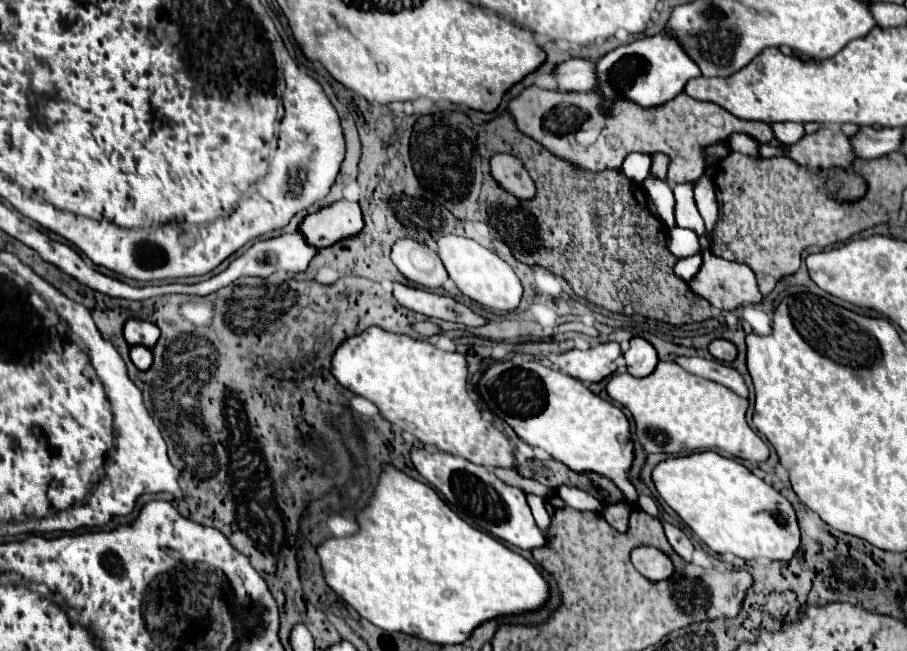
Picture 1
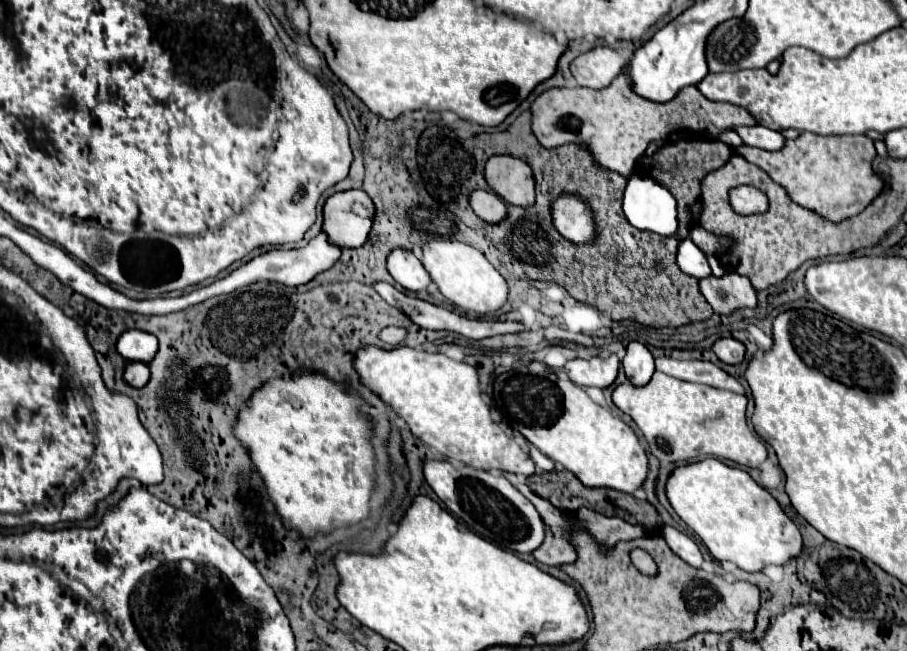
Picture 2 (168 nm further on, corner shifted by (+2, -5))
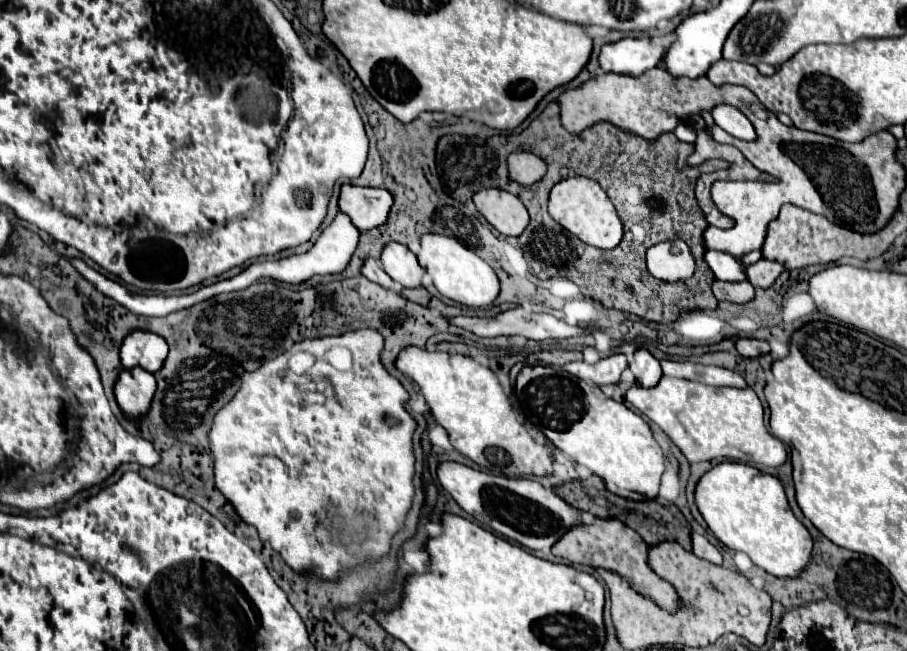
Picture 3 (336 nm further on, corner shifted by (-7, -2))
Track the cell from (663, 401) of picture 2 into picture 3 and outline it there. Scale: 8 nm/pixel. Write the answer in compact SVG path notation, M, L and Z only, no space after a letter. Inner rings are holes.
M662 377L652 389L630 387L626 401L658 423L690 463L728 457L744 463L780 467L786 461L784 443L766 431L762 403L750 387L710 387L696 381Z

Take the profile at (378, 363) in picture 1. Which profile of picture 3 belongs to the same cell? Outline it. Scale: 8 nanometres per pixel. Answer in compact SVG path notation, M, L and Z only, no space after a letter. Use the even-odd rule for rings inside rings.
M406 347L396 365L420 385L436 421L450 433L452 445L462 455L490 469L494 465L488 461L486 451L504 449L510 455L510 465L502 467L504 475L544 477L552 473L552 455L548 453L548 447L538 443L518 421L518 415L492 369L482 367L466 355L448 355L440 351L430 353L418 347Z

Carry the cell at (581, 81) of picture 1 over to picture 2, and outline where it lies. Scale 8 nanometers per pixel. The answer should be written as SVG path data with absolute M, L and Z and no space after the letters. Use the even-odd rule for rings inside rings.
M597 46L571 62L571 74L579 86L605 88L625 70L629 60L607 46Z

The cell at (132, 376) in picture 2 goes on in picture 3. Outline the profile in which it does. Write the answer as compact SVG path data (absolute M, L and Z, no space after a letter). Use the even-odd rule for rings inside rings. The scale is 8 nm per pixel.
M124 369L114 385L114 397L126 419L138 421L150 409L156 391L156 379L142 369Z

